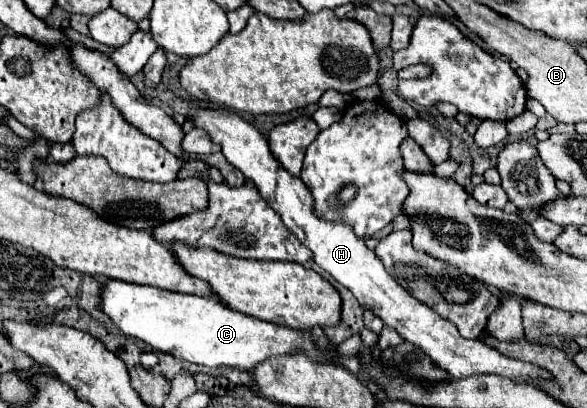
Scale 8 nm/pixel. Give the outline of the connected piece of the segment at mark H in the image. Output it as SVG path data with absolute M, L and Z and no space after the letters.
M224 108L192 110L192 116L188 116L188 120L194 124L194 128L204 128L210 134L210 140L222 146L222 154L226 156L228 164L238 168L250 182L254 182L258 192L262 192L262 198L282 216L286 228L292 234L296 234L296 238L306 248L312 250L314 262L322 270L326 270L336 282L346 286L364 310L374 312L386 326L394 328L404 340L422 348L438 366L446 368L446 372L452 378L472 374L502 374L514 382L524 382L532 386L536 386L536 380L550 380L550 376L546 376L546 372L542 372L540 368L534 368L534 364L504 356L492 346L484 344L482 340L462 338L454 324L442 320L432 308L428 308L420 300L414 300L414 296L410 296L384 270L384 264L374 254L374 250L370 250L348 224L324 220L314 212L314 198L308 186L298 176L292 176L282 168L282 164L272 156L266 136L262 136L254 124L246 122L236 112Z

